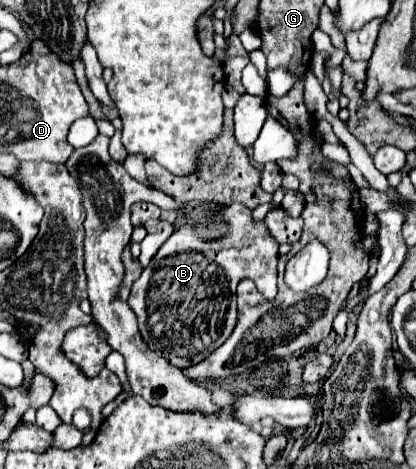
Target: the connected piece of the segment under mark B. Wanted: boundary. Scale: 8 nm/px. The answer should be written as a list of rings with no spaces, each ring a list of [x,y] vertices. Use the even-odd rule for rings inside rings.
[[[231,204],[217,208],[213,212],[215,220],[221,220],[229,232],[223,238],[217,240],[203,240],[201,232],[205,222],[189,220],[183,226],[179,226],[171,238],[157,250],[157,256],[149,262],[149,266],[143,268],[141,276],[131,286],[129,306],[135,312],[139,320],[139,332],[149,348],[155,352],[161,352],[165,360],[169,360],[173,366],[185,370],[191,364],[199,364],[209,356],[213,350],[217,350],[231,334],[235,322],[237,322],[237,302],[235,302],[235,288],[241,280],[249,278],[255,282],[259,292],[265,298],[273,298],[277,294],[277,258],[279,258],[279,244],[269,234],[265,222],[253,222],[251,210],[243,204]]]

